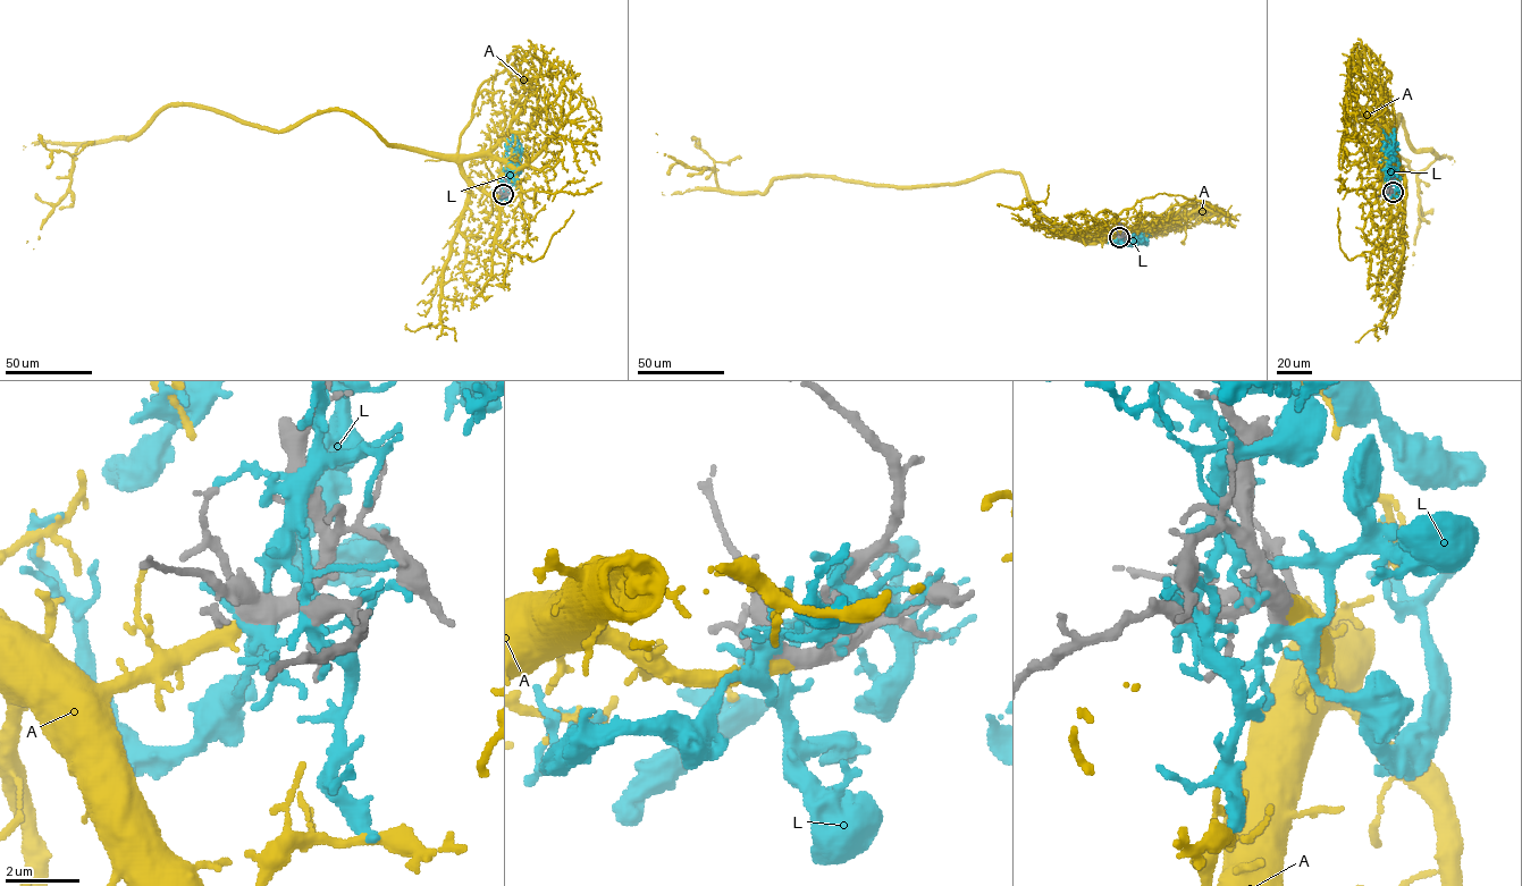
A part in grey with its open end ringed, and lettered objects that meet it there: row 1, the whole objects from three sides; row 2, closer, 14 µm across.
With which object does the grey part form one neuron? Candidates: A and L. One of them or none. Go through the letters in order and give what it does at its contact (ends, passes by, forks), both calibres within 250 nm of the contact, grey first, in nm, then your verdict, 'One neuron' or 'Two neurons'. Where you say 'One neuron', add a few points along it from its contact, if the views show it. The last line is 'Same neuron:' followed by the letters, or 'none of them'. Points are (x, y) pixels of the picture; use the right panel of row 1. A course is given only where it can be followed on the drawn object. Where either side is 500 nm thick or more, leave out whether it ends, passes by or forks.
A: Thickness 440 nm (grey) against 600 nm. One neuron. Its course: (1393, 192), (1360, 117), (1389, 138), (1402, 117), (1436, 154), (1413, 264), (1395, 259)
L: It forks there. Thickness 400 nm (grey) against 360 nm. Two neurons
Same neuron: A

